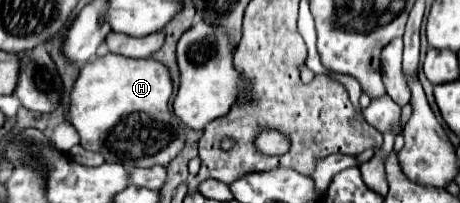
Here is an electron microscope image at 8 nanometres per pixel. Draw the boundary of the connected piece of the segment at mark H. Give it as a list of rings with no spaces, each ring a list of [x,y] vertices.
[[[103,55],[81,67],[71,89],[69,123],[79,133],[79,145],[87,151],[99,151],[107,163],[123,163],[125,167],[167,167],[185,143],[185,131],[181,131],[181,123],[167,107],[171,93],[171,77],[163,63],[155,59]]]

